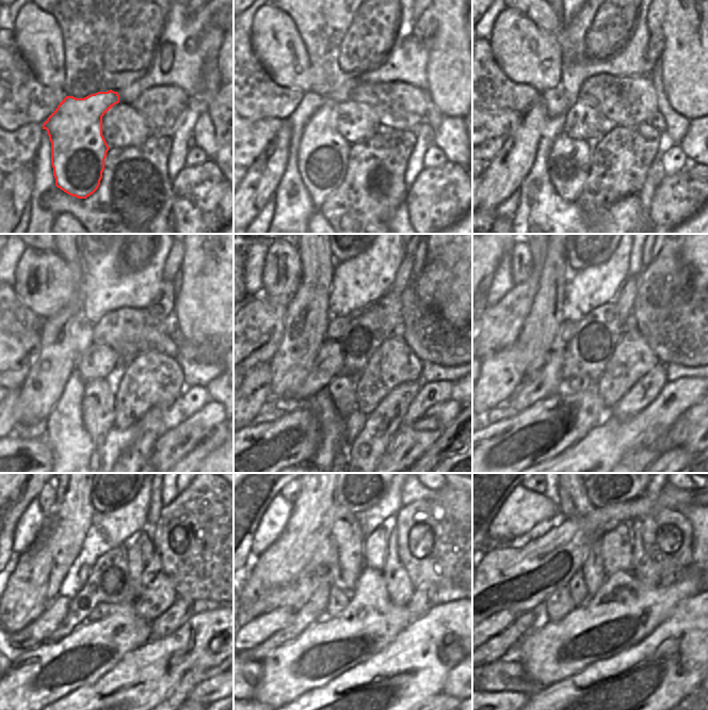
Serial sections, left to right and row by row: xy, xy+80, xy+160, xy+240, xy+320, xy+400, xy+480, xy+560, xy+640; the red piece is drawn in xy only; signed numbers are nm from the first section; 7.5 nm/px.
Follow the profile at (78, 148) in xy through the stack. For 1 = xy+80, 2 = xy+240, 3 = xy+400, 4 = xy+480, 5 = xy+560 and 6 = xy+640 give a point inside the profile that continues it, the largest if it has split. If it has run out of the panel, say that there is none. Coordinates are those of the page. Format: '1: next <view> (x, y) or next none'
1: next xy+80 (322, 160)
2: next xy+240 (98, 404)
3: next xy+400 (579, 382)
4: next xy+480 (100, 611)
5: next xy+560 (339, 598)
6: next xy+640 (577, 586)

